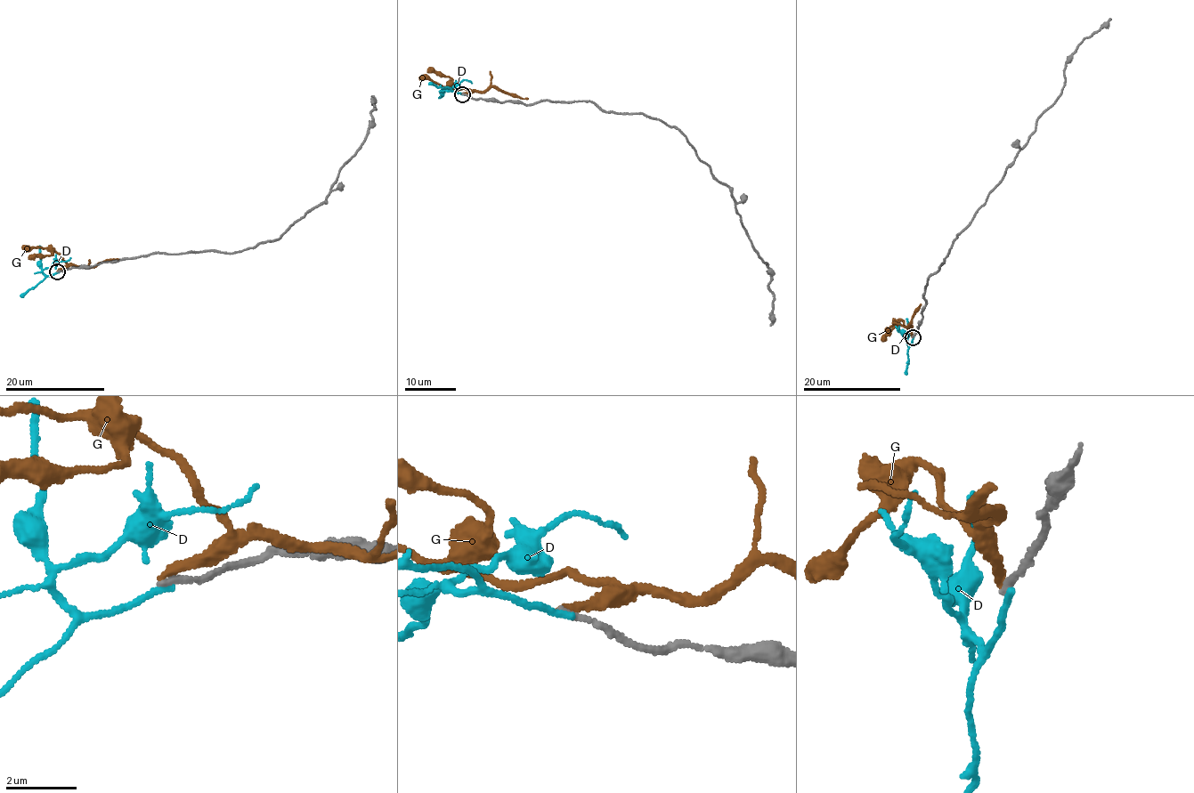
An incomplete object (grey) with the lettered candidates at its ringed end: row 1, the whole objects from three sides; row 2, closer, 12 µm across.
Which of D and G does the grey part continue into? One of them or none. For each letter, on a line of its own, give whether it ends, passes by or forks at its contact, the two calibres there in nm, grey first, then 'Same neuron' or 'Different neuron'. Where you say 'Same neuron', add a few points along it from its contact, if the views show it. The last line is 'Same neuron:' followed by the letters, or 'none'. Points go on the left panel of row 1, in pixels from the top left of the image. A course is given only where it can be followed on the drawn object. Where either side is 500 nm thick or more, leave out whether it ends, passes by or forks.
D: It ends there. Thickness 190 nm (grey) against 170 nm. Different neuron
G: It ends there. Thickness 190 nm (grey) against 280 nm. Different neuron
Same neuron: none

